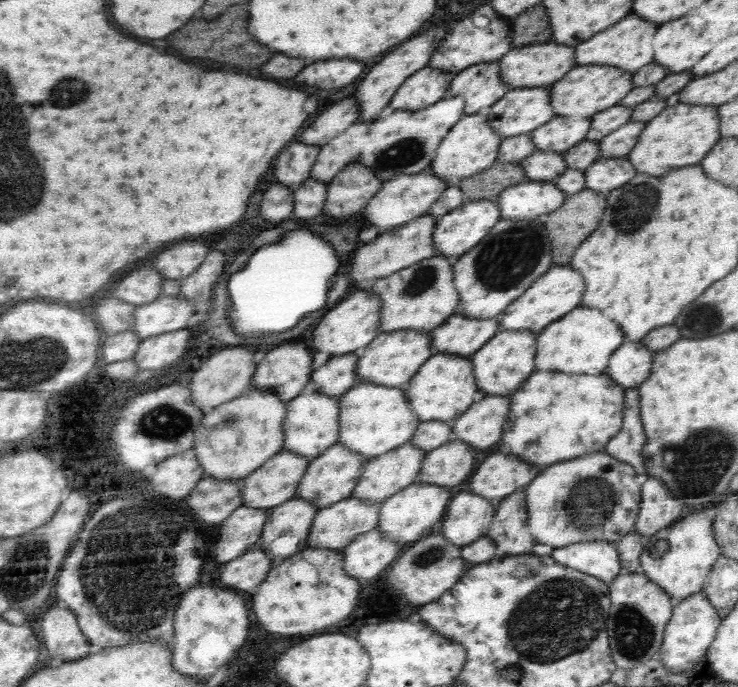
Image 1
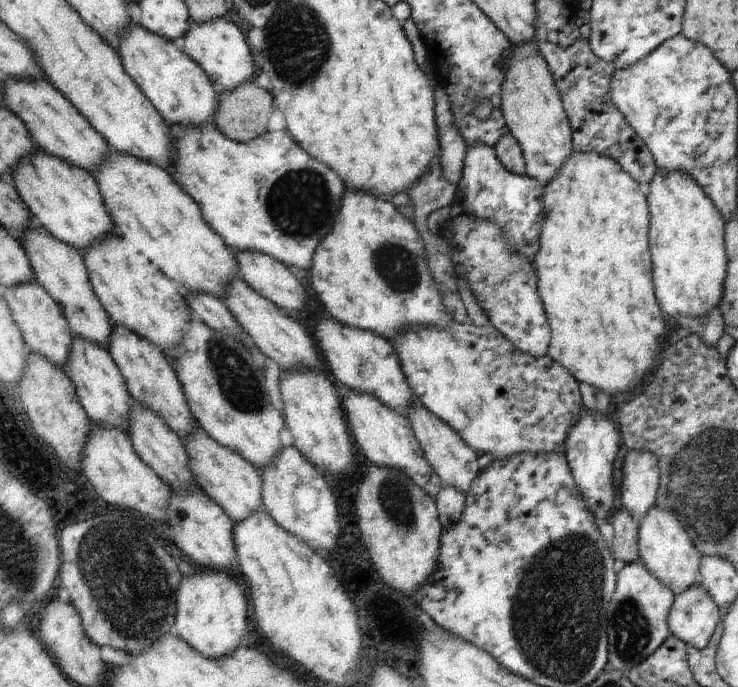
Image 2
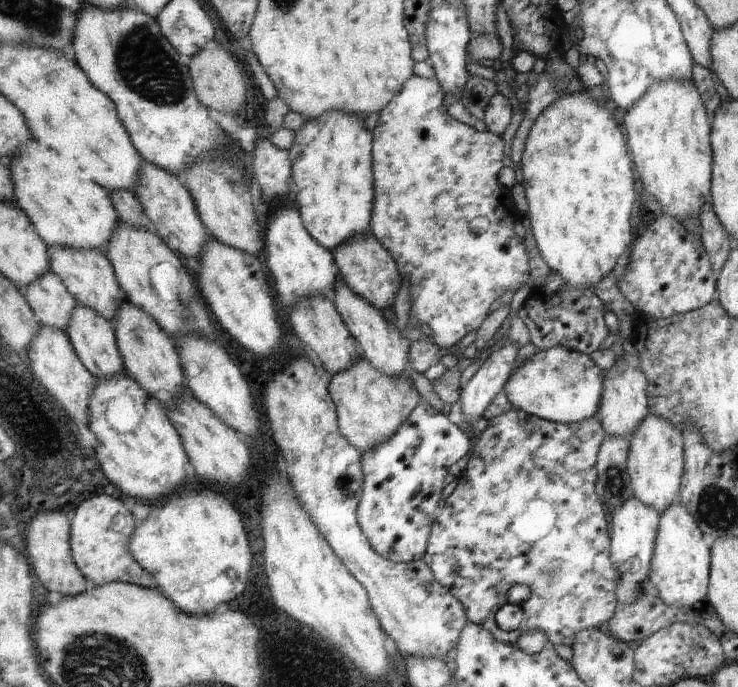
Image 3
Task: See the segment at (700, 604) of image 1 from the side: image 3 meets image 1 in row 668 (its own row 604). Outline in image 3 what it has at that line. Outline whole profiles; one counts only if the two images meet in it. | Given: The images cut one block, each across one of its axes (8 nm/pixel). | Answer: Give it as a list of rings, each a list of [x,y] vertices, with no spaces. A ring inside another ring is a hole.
[[[674,503],[659,514],[657,535],[655,538],[653,557],[648,571],[648,578],[656,587],[656,594],[670,607],[690,607],[706,601],[709,585],[710,549],[706,544],[702,531],[698,528],[690,511],[680,503]]]

